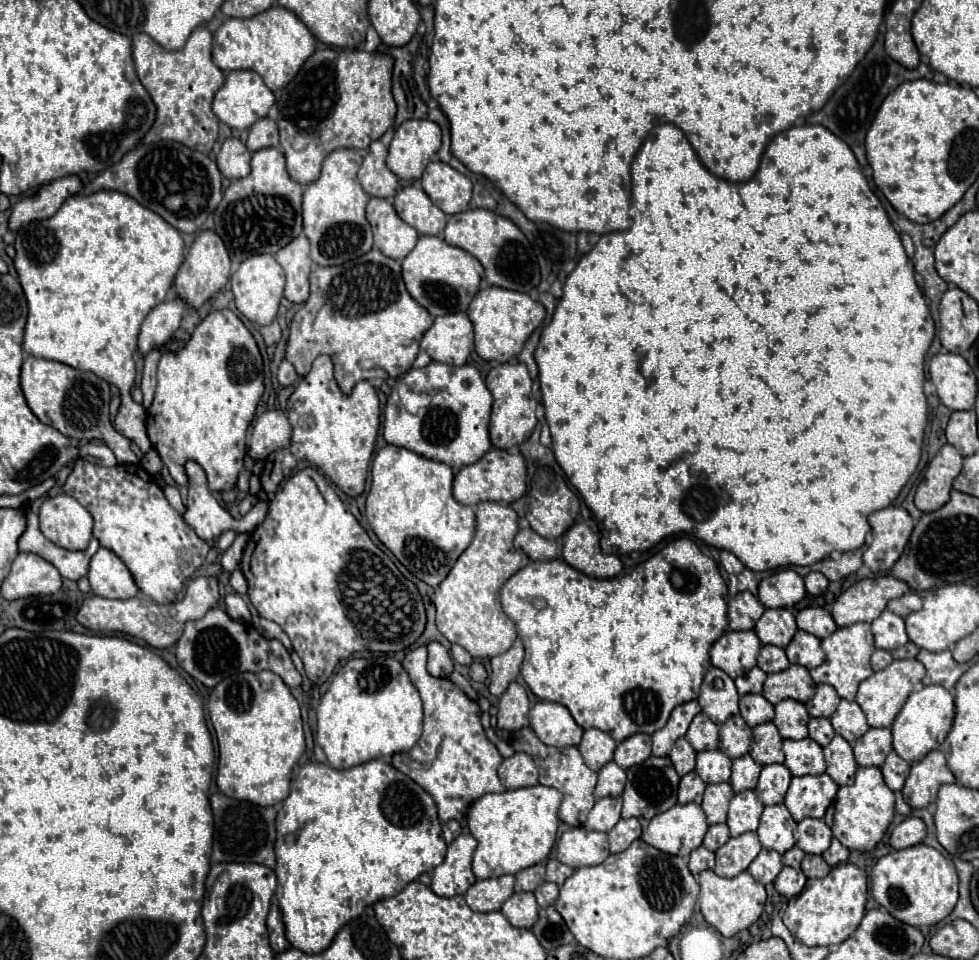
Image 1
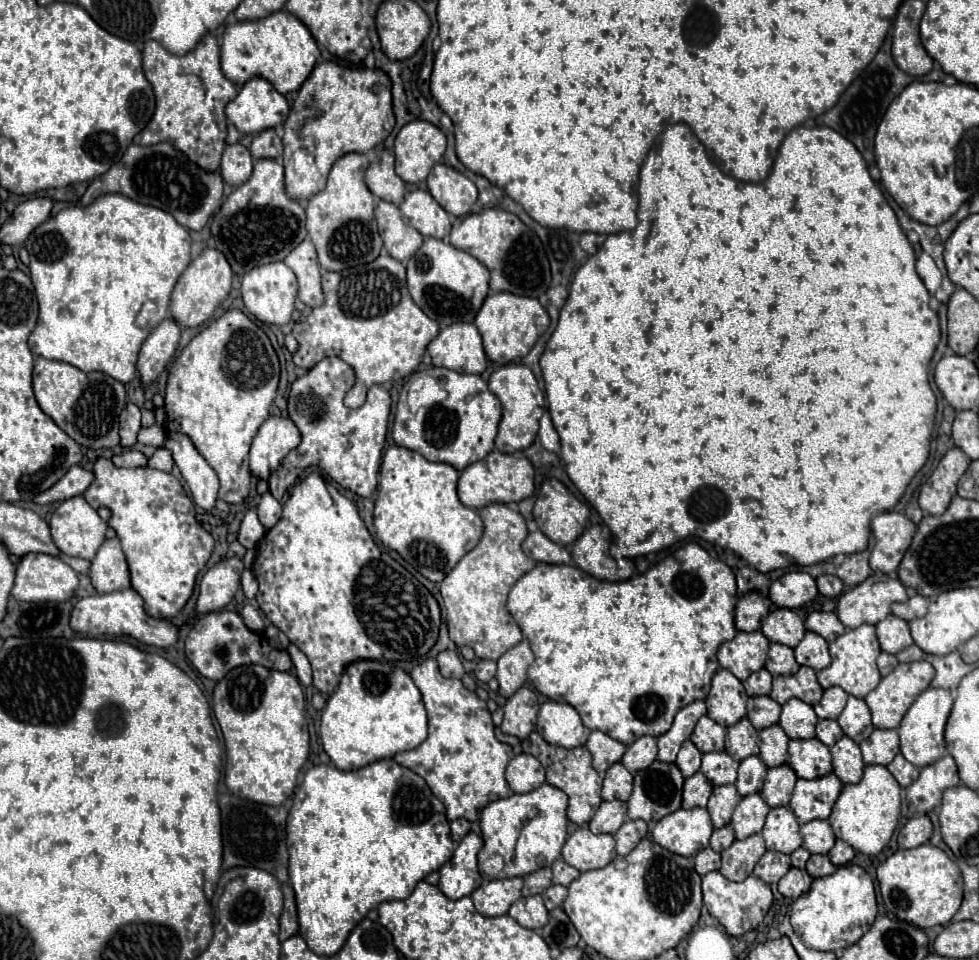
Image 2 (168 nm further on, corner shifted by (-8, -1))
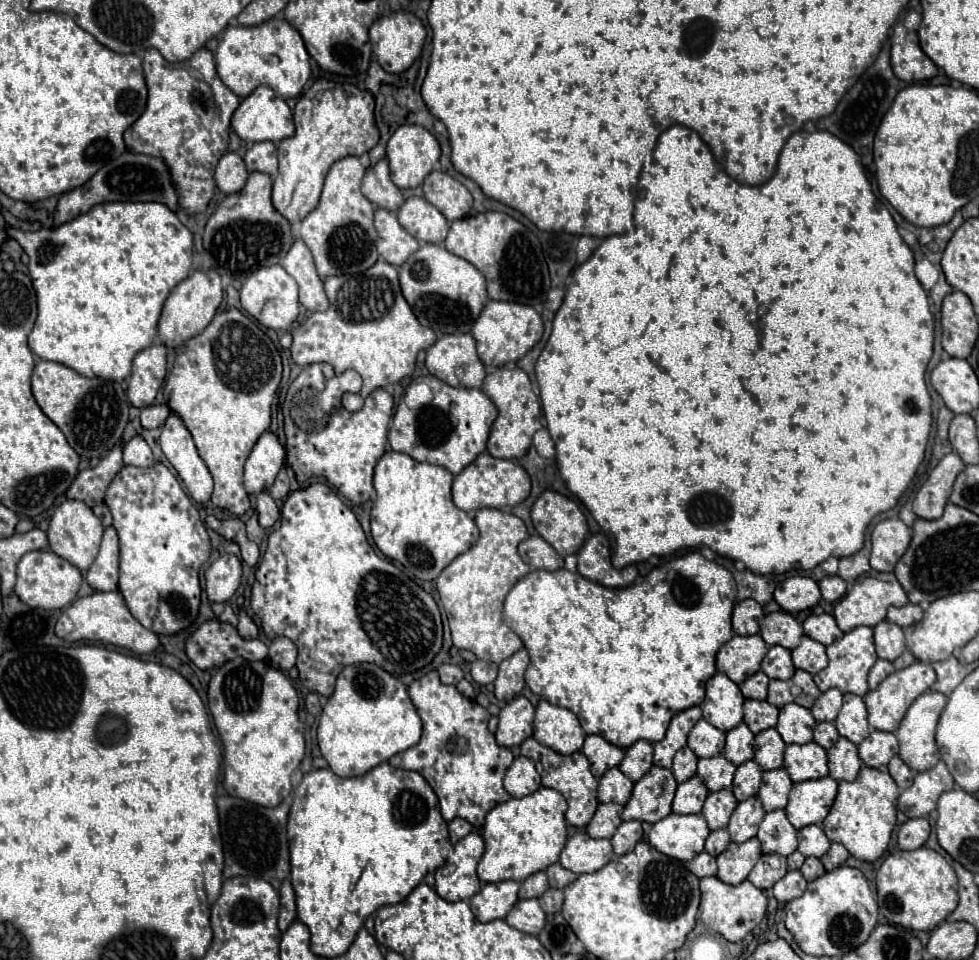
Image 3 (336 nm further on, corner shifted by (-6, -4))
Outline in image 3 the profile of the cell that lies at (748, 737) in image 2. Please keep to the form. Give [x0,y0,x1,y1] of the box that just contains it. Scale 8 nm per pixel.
[723,723,755,765]

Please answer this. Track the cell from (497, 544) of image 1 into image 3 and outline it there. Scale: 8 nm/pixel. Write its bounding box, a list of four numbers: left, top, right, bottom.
[437,509,529,663]

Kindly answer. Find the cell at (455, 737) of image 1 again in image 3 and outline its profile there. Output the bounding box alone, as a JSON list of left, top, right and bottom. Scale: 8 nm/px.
[389,671,513,827]

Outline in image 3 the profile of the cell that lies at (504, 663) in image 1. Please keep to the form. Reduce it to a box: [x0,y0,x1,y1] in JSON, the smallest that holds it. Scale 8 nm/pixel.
[495,649,529,701]

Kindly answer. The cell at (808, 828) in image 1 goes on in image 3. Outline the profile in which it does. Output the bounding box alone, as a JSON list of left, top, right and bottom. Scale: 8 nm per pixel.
[795,823,831,857]

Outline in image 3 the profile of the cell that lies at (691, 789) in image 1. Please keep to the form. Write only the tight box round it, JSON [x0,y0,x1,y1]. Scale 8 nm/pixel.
[673,777,709,815]

